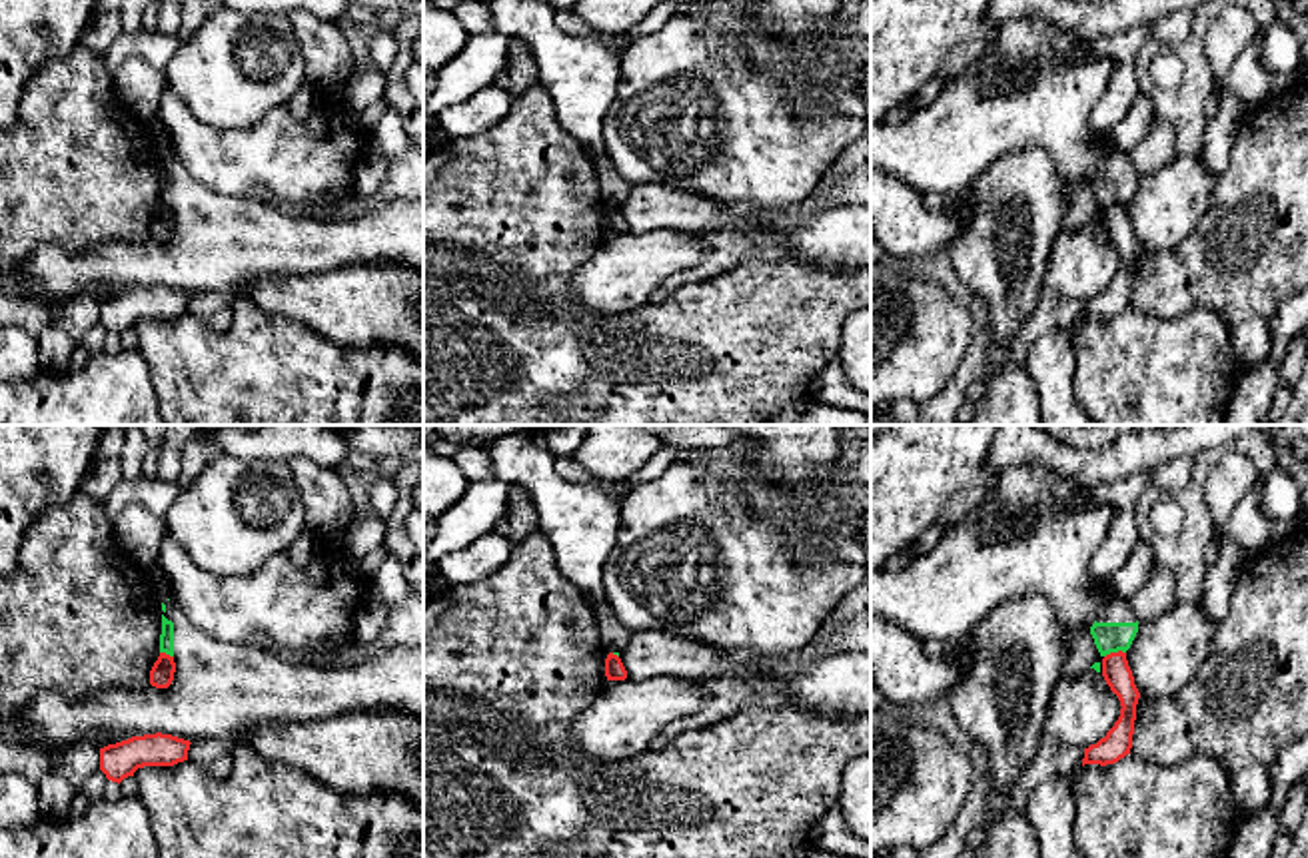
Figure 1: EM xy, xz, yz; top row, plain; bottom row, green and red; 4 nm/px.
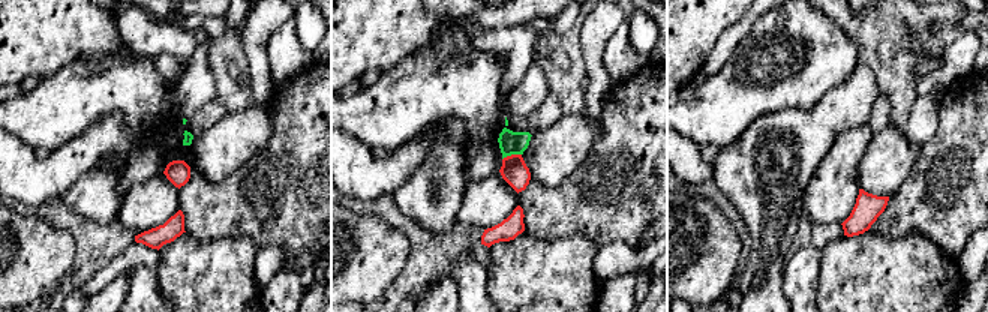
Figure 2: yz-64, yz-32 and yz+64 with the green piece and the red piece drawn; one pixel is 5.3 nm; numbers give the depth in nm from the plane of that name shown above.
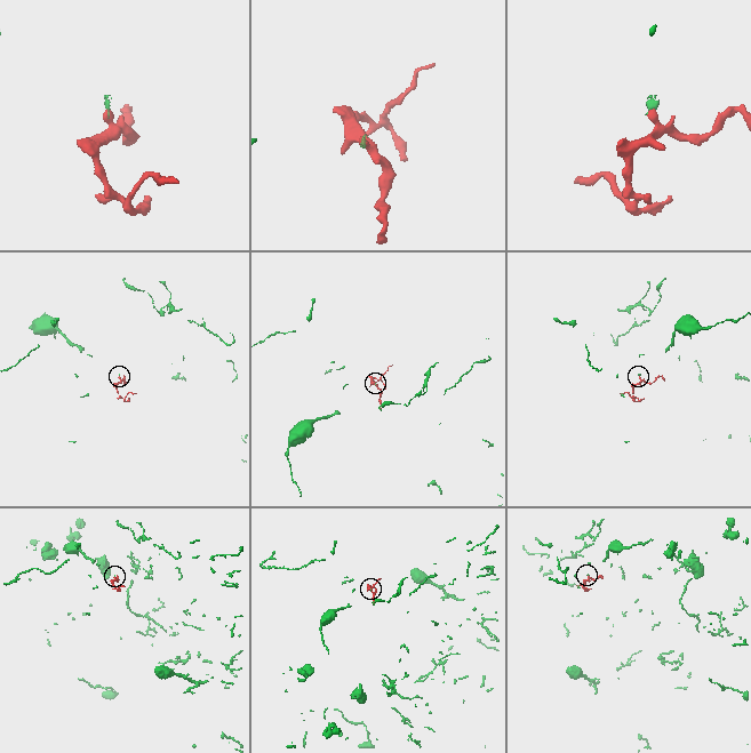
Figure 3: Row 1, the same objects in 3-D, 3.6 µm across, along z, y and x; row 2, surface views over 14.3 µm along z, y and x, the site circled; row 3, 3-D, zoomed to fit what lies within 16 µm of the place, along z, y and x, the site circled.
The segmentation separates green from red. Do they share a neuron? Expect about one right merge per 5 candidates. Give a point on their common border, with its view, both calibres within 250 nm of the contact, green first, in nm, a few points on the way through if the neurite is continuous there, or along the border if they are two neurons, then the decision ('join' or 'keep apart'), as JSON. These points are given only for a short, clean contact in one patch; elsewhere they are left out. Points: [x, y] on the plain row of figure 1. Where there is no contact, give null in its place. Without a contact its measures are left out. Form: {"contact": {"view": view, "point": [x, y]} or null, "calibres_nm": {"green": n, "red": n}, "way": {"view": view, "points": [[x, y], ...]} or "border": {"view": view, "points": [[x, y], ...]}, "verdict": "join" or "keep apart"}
{"contact": {"view": "yz", "point": [1115, 204]}, "calibres_nm": {"green": 130, "red": 120}, "border": {"view": "yz", "points": [[1125, 204], [1113, 204], [1105, 210]]}, "verdict": "keep apart"}

